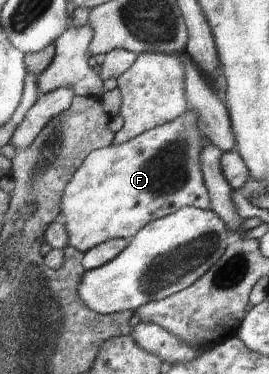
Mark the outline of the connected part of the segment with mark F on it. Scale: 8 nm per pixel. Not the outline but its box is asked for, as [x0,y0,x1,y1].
[59,110,210,253]

